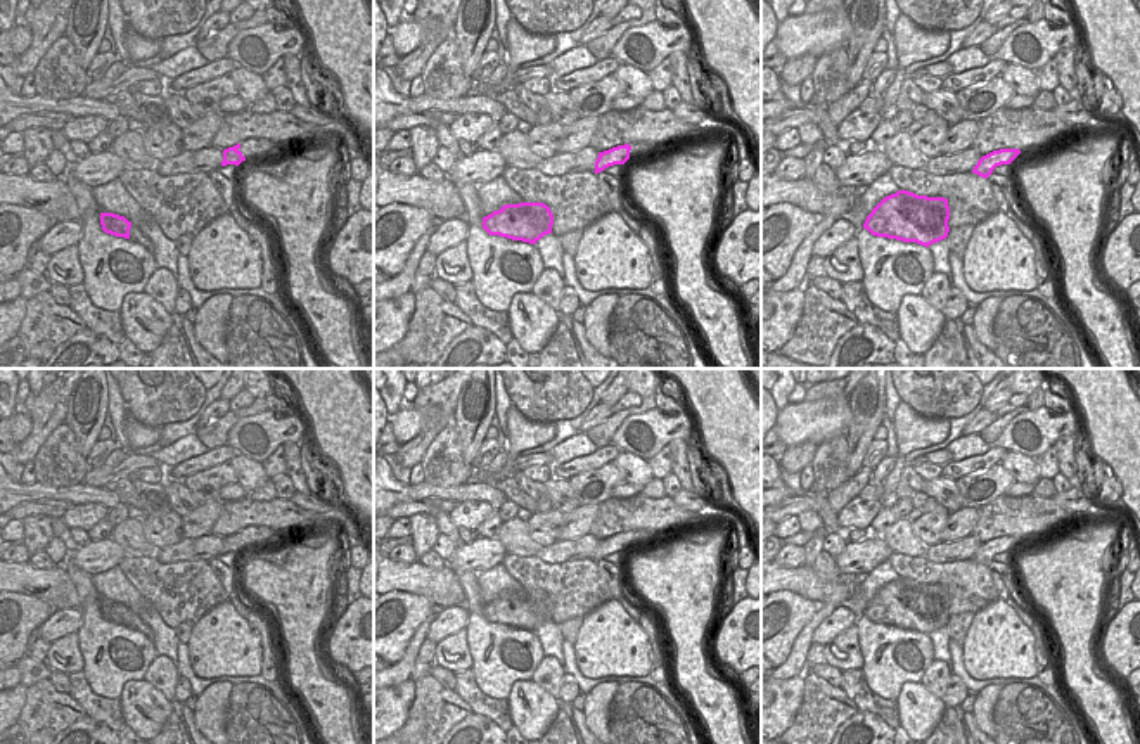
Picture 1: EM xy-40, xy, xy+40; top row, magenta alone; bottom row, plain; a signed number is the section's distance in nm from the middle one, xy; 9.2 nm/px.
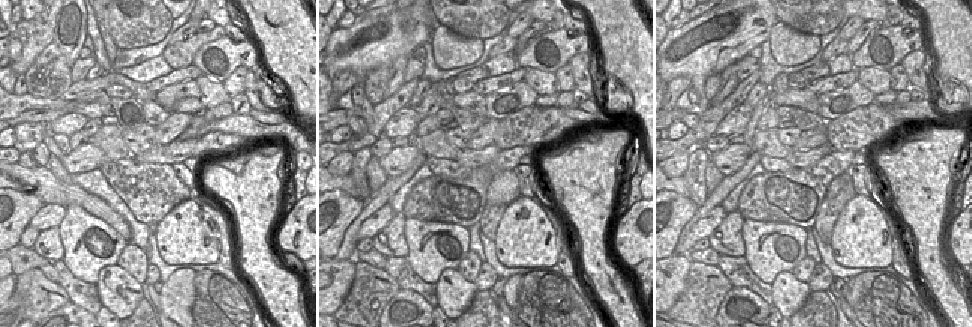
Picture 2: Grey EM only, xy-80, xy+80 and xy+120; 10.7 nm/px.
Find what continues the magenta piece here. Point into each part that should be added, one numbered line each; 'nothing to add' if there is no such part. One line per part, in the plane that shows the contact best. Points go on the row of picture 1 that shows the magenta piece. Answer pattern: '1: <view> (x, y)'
1: xy-40 (253, 147)

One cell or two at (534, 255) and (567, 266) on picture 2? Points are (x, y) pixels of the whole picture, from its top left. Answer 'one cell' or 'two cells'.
two cells

